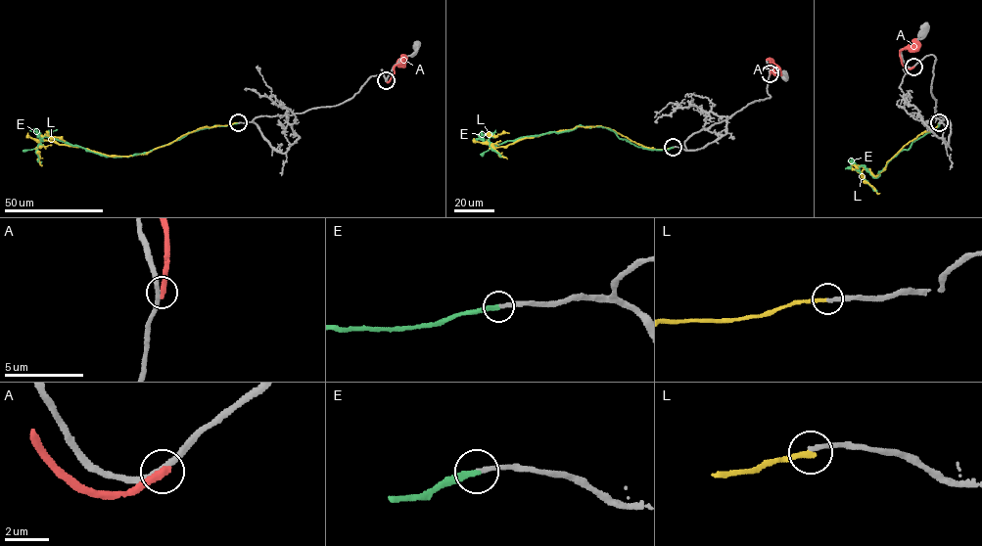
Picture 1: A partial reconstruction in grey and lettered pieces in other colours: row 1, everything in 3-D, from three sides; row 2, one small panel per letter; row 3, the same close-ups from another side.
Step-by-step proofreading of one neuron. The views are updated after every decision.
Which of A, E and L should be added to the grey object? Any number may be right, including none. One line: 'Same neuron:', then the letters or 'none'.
Same neuron: E

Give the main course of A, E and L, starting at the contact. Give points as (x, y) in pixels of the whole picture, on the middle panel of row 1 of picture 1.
A: (770, 73), (769, 59), (780, 74)
E: (673, 147), (643, 149), (620, 139), (608, 128), (579, 125), (498, 144), (488, 143), (504, 156)
L: (673, 147), (648, 148), (609, 128), (579, 126), (525, 137), (504, 147), (490, 145), (507, 159)

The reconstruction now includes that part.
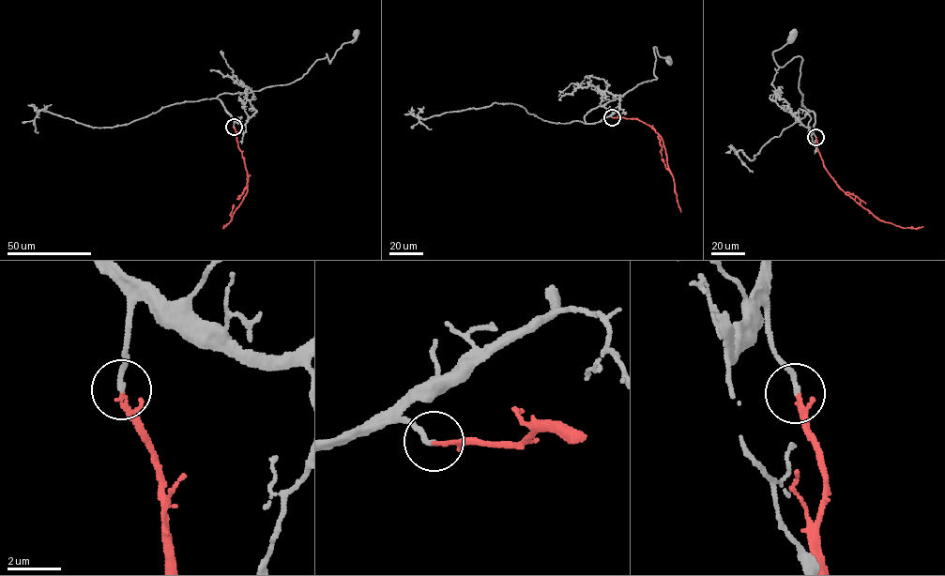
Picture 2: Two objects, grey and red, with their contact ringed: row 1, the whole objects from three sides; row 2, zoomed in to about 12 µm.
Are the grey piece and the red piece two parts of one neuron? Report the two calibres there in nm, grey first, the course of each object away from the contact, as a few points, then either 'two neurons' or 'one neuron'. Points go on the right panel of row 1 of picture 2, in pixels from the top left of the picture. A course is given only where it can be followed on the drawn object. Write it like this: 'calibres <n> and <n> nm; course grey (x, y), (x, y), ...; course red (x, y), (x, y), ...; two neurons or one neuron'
calibres 200 and 120 nm; course grey (815, 137), (815, 116), (802, 106), (799, 88), (801, 58), (794, 56), (782, 67), (773, 55), (794, 33); course red (815, 137), (824, 166), (846, 194), (879, 219), (904, 228), (923, 226); one neuron

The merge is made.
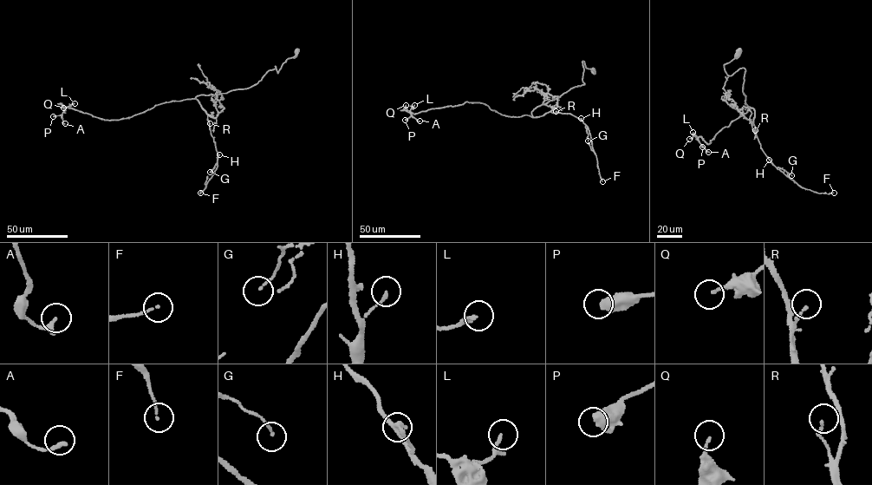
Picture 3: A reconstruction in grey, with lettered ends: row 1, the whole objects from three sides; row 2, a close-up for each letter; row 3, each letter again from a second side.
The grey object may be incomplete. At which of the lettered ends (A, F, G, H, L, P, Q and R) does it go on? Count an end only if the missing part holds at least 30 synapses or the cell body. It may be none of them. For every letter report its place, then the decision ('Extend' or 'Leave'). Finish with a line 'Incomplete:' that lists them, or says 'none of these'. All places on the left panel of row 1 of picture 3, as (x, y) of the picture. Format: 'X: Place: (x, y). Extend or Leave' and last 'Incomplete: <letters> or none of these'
A: Place: (65, 123). Leave
F: Place: (200, 193). Leave
G: Place: (210, 172). Leave
H: Place: (219, 154). Leave
L: Place: (74, 103). Leave
P: Place: (53, 116). Leave
Q: Place: (63, 108). Leave
R: Place: (210, 123). Leave
Incomplete: none of these

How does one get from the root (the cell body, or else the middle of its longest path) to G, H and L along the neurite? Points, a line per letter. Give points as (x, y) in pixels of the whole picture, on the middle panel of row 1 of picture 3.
G: (594, 72), (582, 61), (584, 84), (531, 113), (534, 117), (550, 111), (575, 116), (586, 125), (588, 140)
H: (594, 72), (582, 61), (584, 84), (537, 106), (531, 113), (534, 117), (550, 111), (581, 118)
L: (594, 72), (582, 61), (584, 84), (537, 106), (532, 116), (506, 116), (475, 102), (410, 113), (414, 105)

